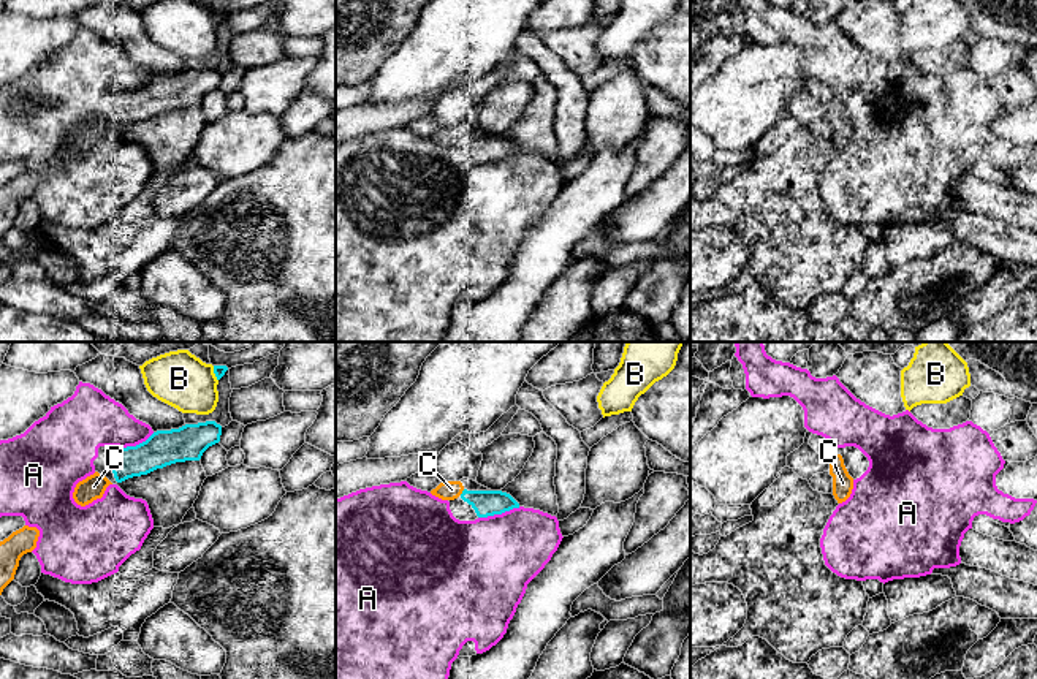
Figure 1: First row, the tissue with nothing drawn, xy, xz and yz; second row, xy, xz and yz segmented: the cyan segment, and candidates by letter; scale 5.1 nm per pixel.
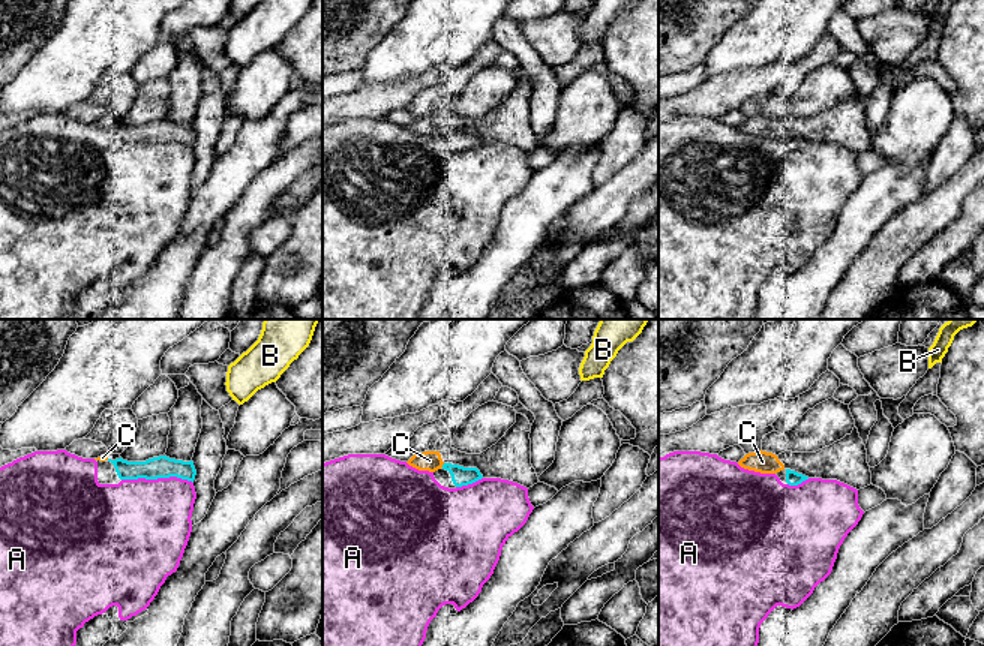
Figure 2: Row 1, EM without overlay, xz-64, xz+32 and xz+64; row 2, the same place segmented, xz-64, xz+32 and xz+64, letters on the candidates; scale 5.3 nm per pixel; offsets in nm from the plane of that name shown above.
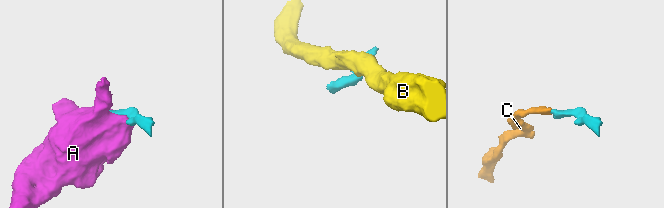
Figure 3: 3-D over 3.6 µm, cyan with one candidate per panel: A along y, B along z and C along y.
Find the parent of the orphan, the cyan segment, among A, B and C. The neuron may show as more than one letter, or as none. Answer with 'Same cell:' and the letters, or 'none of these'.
Same cell: C

